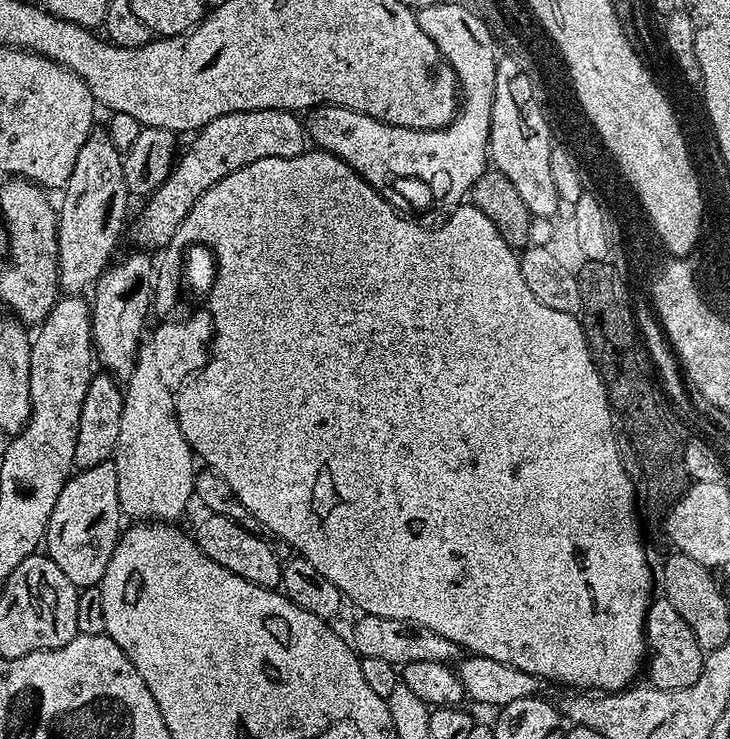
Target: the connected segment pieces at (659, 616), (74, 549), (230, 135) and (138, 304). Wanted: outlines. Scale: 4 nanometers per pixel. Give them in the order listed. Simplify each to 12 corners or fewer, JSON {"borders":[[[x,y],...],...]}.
{"borders":[[[666,598],[646,621],[651,687],[694,686],[704,649]],[[111,459],[68,477],[46,554],[78,590],[120,541]],[[286,110],[222,114],[191,137],[130,224],[163,250],[222,178],[306,151]],[[121,255],[90,300],[95,355],[120,382],[154,305],[154,260]]]}

